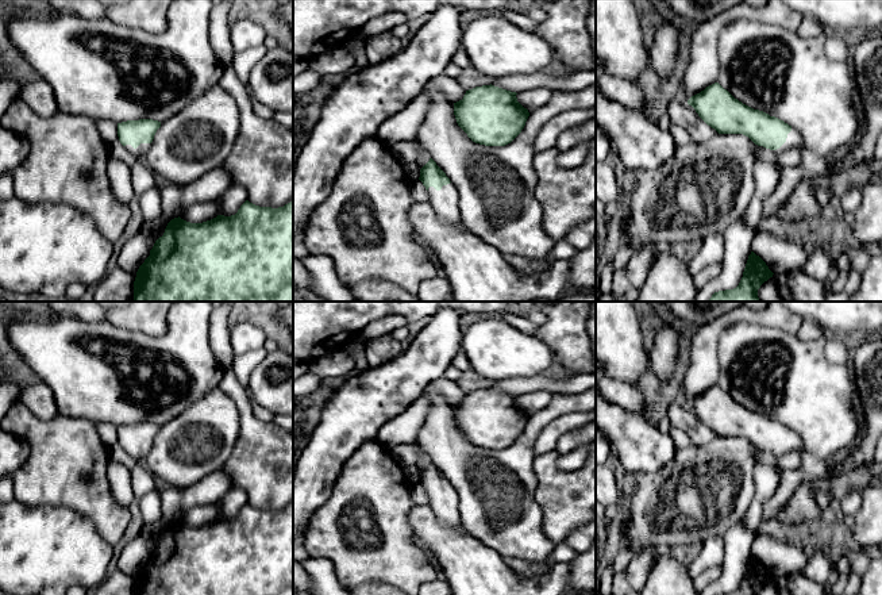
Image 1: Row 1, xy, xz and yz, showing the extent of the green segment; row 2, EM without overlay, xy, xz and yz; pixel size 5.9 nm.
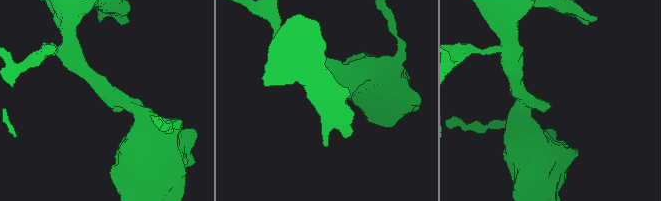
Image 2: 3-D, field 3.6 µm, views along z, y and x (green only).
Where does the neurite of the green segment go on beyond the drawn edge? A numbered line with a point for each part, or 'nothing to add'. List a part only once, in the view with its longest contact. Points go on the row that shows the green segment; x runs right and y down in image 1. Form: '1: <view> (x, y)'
1: xy (141, 152)

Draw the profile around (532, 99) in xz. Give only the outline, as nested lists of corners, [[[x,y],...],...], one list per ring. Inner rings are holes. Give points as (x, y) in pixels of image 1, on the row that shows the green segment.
[[[538,87],[534,89],[523,91],[516,95],[517,101],[528,110],[528,112],[534,112],[535,110],[544,105],[552,95],[552,91],[544,87]]]

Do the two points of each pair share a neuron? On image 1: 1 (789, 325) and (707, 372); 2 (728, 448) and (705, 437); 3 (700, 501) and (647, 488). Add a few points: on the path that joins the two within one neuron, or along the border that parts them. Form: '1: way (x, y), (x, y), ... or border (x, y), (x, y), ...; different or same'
1: way (761, 317), (724, 321), (707, 344); same
2: border (719, 437), (703, 445), (690, 444); different
3: way (686, 501), (661, 501); same

